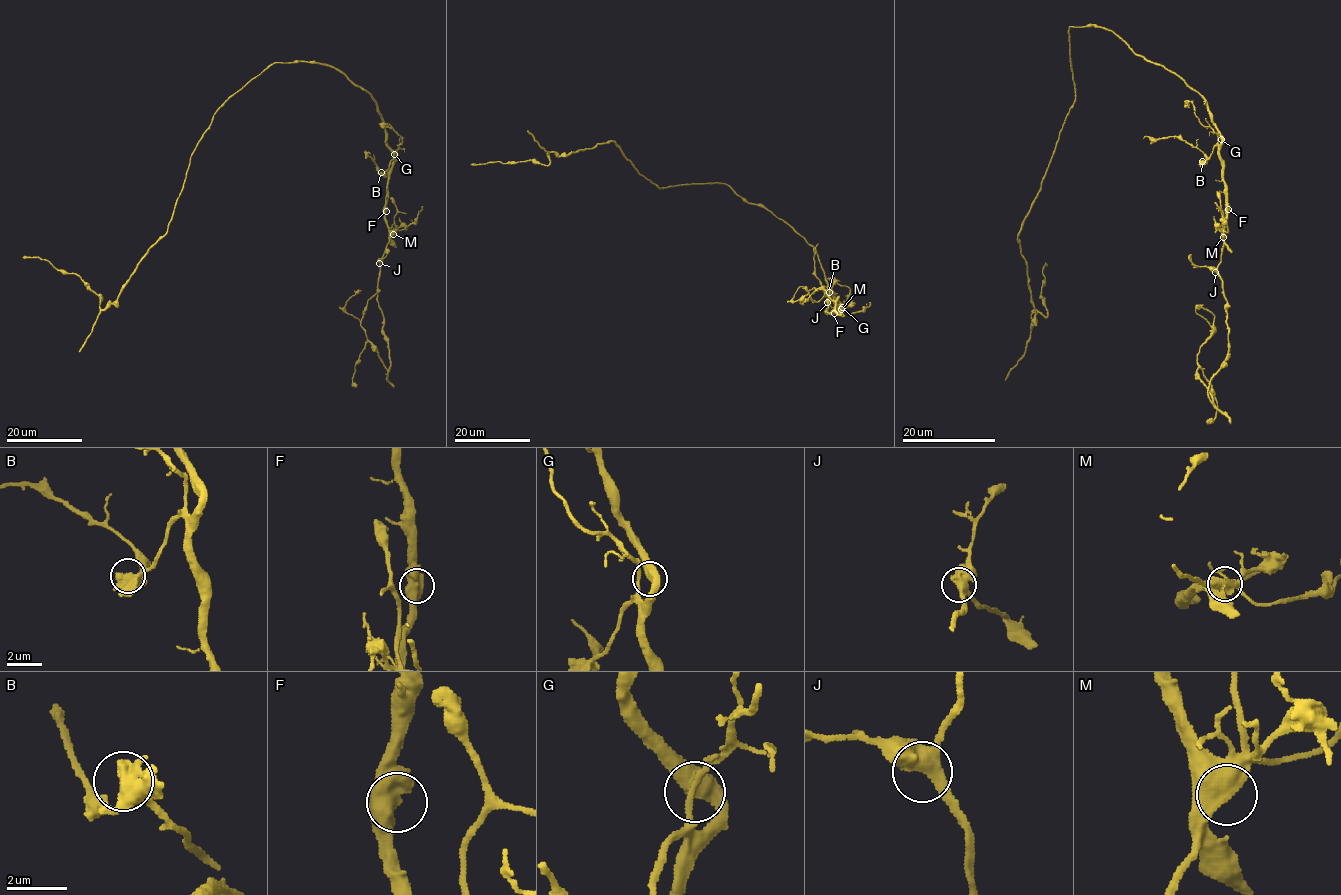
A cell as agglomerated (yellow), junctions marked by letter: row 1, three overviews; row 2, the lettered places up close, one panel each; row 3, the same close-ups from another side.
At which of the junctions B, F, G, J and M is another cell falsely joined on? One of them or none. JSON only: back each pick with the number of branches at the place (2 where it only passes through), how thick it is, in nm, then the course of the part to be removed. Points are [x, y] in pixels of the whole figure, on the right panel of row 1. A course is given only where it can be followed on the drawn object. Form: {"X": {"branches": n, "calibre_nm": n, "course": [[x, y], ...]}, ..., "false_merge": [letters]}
{"M": {"branches": 3, "calibre_nm": 480, "course": [[1223, 237], [1228, 359], [1209, 385], [1212, 401], [1198, 372], [1214, 332], [1195, 311], [1203, 304]]}, "false_merge": ["M"]}

